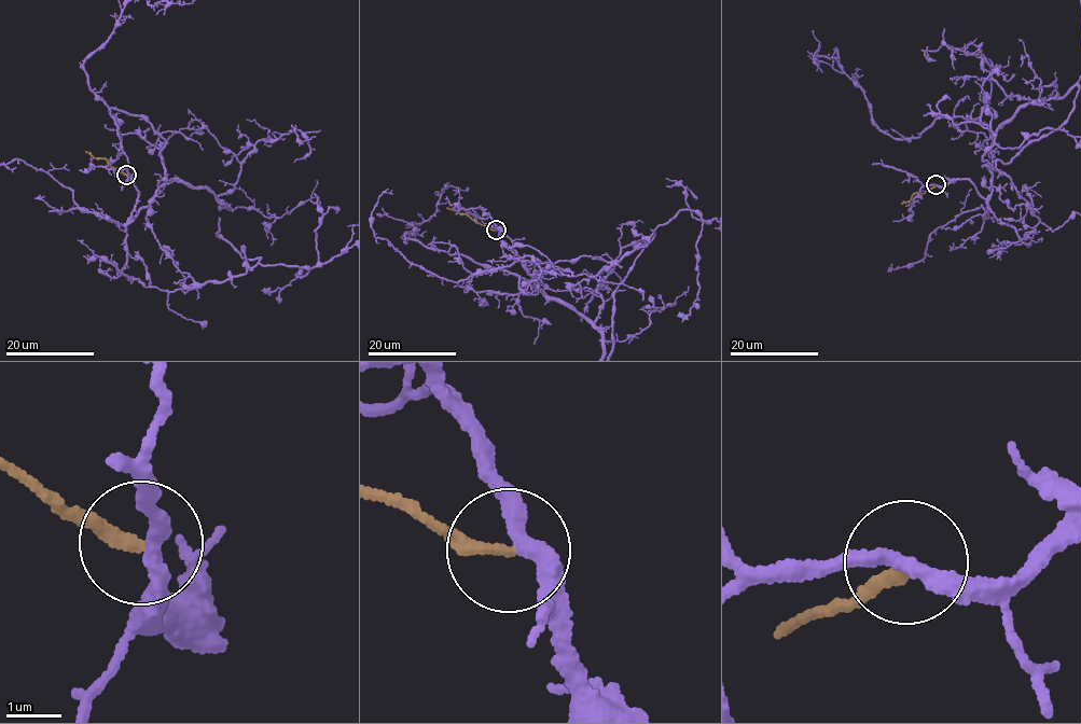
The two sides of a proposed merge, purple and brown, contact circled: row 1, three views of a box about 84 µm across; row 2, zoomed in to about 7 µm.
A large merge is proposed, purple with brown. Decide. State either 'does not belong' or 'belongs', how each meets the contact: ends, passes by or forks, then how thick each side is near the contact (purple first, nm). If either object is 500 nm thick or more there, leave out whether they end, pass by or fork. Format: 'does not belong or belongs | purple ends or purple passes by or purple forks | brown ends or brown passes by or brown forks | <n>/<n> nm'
does not belong | purple passes by | brown ends | 280/240 nm

